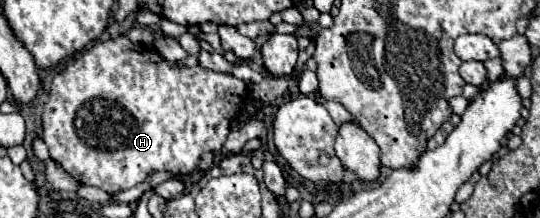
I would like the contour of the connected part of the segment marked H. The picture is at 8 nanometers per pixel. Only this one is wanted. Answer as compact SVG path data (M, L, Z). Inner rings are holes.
M117 36L95 44L53 78L49 100L41 114L43 142L51 158L75 180L117 194L143 182L151 170L169 170L175 174L191 172L205 152L219 150L217 144L225 142L229 122L247 96L243 80L231 74L219 74L201 66L177 70L157 52L145 46L141 50L129 38Z

